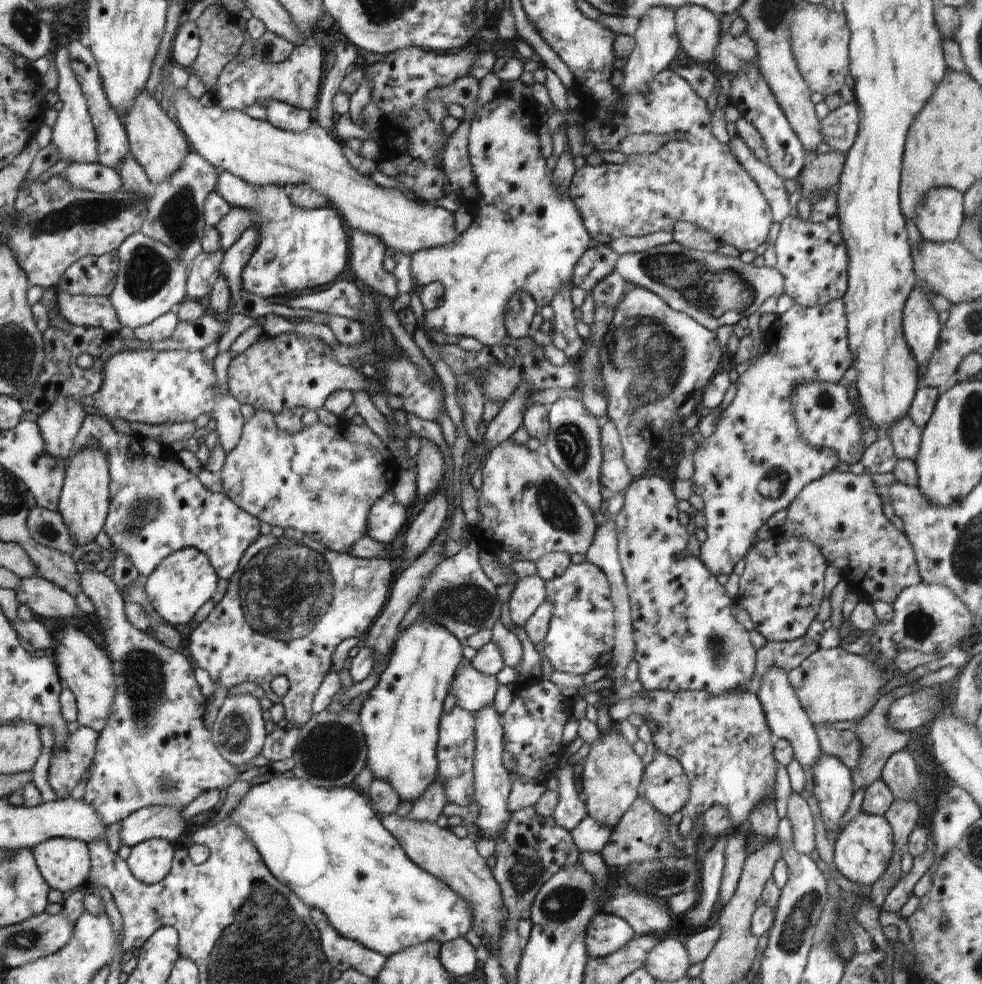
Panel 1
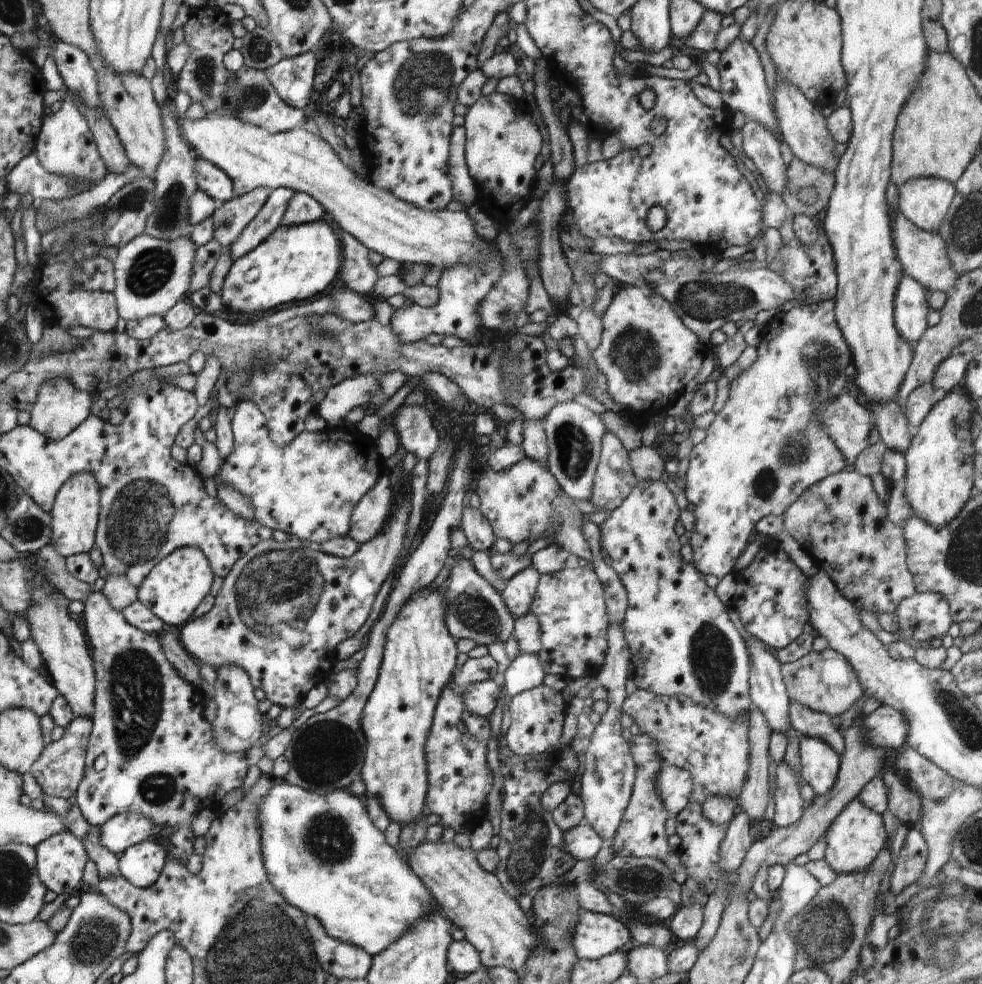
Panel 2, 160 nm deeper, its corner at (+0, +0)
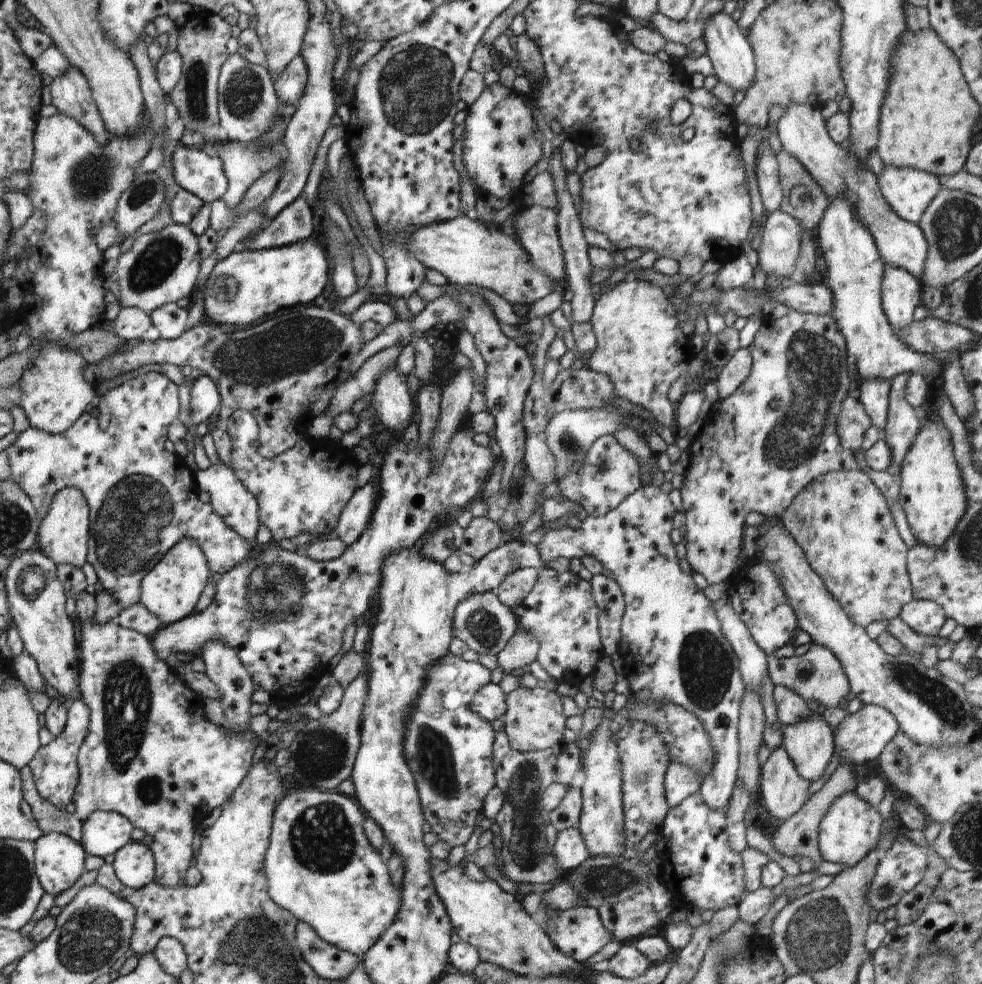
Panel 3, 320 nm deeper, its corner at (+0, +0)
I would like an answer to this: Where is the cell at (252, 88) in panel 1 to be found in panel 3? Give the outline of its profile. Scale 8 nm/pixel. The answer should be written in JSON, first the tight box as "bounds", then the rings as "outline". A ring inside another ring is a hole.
{"bounds":[273,54,308,108],"outline":[[[298,54],[280,74],[280,78],[273,82],[273,87],[279,100],[297,108],[300,100],[304,98],[306,83],[308,83],[308,65]]]}

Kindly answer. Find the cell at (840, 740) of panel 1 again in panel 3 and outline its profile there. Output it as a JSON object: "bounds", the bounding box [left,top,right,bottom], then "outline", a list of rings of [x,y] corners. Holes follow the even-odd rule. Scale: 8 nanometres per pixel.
{"bounds":[774,685,815,726],"outline":[[[774,685],[774,702],[777,708],[778,722],[781,726],[791,725],[809,717],[815,708],[796,692],[782,685]]]}

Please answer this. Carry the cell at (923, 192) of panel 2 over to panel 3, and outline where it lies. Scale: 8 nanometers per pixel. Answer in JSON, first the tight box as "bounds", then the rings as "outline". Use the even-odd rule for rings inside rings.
{"bounds":[876,165,942,224],"outline":[[[884,165],[882,172],[876,176],[880,192],[883,194],[889,207],[892,208],[900,218],[914,224],[919,223],[922,213],[942,187],[936,175],[910,167]]]}

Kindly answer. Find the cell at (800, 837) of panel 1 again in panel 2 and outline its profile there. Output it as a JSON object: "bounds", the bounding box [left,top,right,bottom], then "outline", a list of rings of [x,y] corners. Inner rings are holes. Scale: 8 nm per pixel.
{"bounds":[771,761,806,827],"outline":[[[786,761],[777,764],[775,774],[776,788],[772,794],[771,820],[776,827],[789,827],[801,819],[806,801],[800,796],[798,775]]]}

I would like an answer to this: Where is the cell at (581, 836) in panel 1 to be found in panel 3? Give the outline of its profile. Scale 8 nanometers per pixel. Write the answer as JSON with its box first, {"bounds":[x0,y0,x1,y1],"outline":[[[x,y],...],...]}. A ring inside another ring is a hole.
{"bounds":[552,828,591,872],"outline":[[[577,828],[559,832],[552,852],[555,856],[555,863],[562,872],[565,870],[569,872],[578,868],[591,857],[581,832]]]}

